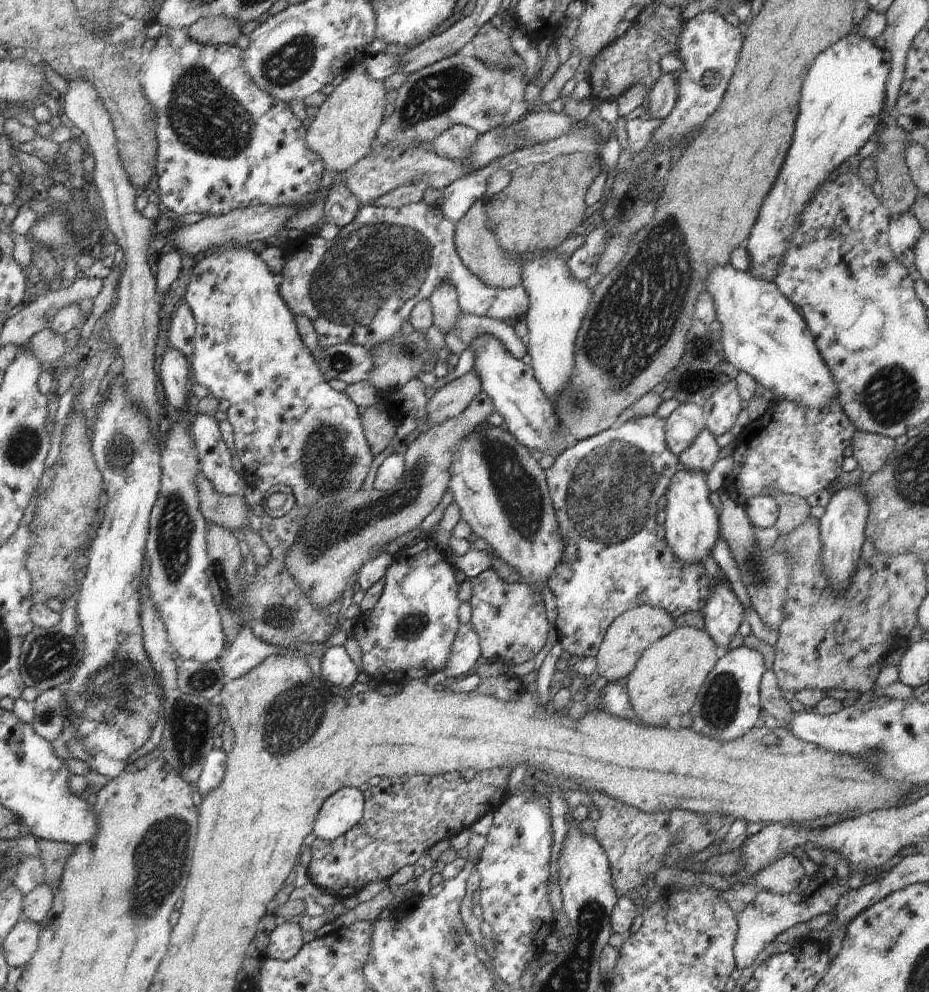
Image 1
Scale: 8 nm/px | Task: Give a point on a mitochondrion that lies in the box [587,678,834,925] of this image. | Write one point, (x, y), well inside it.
(674, 837)

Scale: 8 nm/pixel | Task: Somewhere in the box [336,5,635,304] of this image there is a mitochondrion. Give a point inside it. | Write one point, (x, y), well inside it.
(432, 95)

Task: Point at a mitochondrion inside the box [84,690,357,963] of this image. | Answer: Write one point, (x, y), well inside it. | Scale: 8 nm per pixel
(157, 877)

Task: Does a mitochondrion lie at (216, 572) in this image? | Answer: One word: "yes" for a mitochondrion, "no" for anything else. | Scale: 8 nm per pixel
yes

